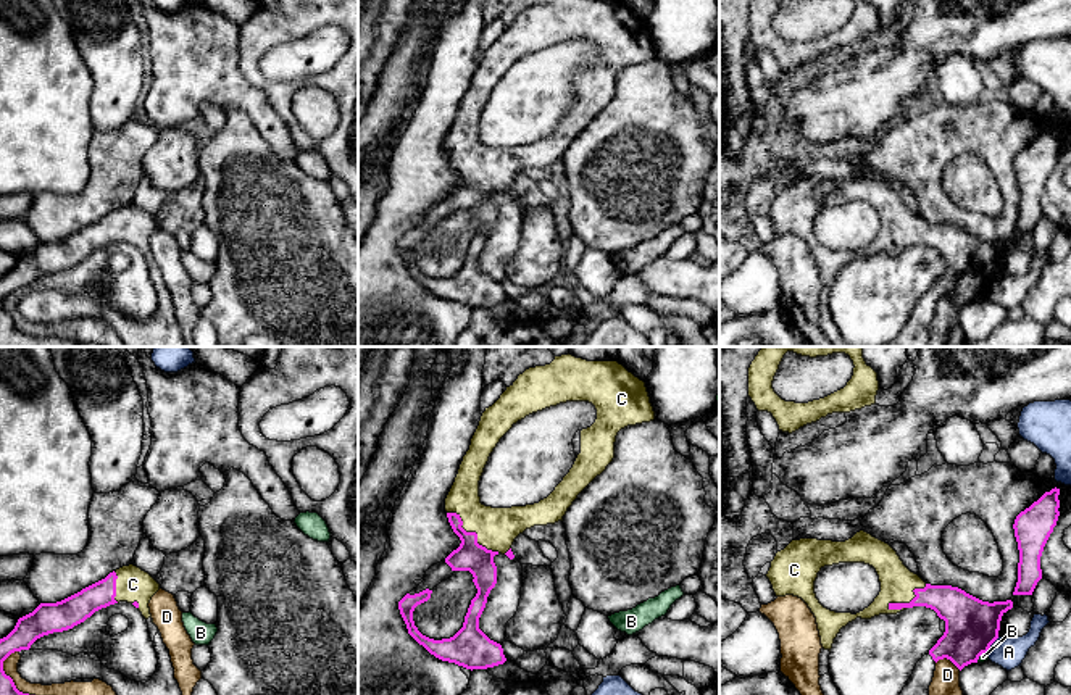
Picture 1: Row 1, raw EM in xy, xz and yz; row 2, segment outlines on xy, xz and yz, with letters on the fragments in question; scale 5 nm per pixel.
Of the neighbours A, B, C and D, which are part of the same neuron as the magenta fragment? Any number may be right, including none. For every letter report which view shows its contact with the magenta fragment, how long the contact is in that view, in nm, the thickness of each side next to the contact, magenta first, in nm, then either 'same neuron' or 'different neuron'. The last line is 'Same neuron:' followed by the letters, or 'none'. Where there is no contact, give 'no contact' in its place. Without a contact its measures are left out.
A: meets magenta in yz; contact 100 nm long; 280 nm thick on the magenta side, 160 nm on the other; different neuron
B: meets magenta in yz; contact 80 nm long; 280 nm thick on the magenta side, 40 nm on the other; different neuron
C: meets magenta in xz; contact 340 nm long; 150 nm thick on the magenta side, 200 nm on the other; same neuron
D: meets magenta in yz; contact 130 nm long; 280 nm thick on the magenta side, 140 nm on the other; different neuron
Same neuron: C

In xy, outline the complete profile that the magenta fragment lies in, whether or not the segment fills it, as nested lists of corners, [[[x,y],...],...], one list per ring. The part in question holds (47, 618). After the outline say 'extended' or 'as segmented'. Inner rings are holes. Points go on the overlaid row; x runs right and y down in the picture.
[[[129,564],[61,601],[40,603],[0,639],[0,695],[29,695],[19,692],[3,671],[3,661],[11,653],[29,650],[37,639],[73,629],[95,611],[119,601],[132,603],[148,619],[152,618],[148,603],[158,590],[160,584],[148,572]]]; extended

